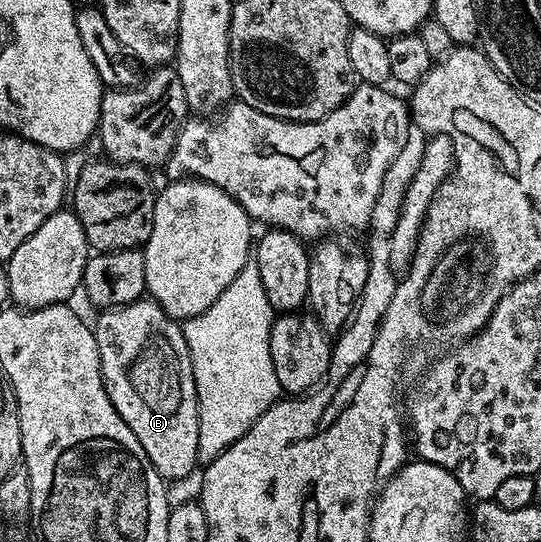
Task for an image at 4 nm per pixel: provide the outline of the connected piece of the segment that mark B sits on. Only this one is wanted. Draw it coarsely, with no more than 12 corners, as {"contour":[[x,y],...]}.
{"contour":[[143,298],[99,311],[102,381],[163,480],[198,458],[182,324]]}

